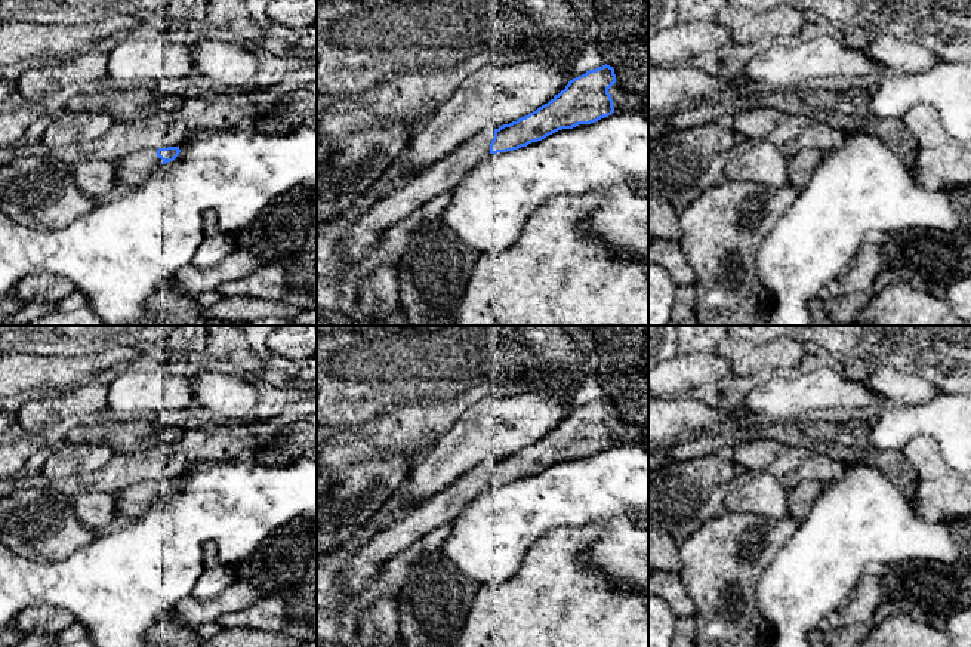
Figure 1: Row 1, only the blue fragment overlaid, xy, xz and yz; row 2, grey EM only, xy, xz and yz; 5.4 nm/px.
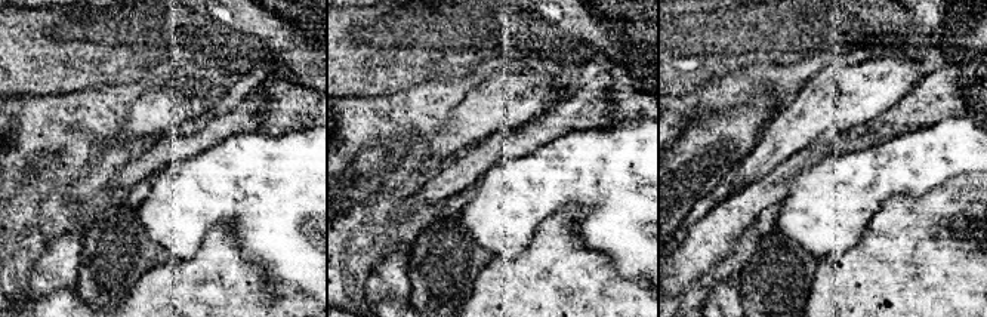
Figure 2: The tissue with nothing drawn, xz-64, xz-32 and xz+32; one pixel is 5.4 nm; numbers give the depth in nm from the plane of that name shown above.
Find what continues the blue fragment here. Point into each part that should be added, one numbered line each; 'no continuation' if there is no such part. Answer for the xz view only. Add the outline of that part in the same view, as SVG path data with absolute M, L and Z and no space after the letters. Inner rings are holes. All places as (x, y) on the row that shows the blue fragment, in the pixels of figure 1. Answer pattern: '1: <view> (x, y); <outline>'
1: xz (367, 233); M494 129L474 135L374 204L354 224L351 238L337 256L337 271L346 274L355 265L361 265L382 244L386 229L432 198L450 191L468 169L490 155L493 138Z

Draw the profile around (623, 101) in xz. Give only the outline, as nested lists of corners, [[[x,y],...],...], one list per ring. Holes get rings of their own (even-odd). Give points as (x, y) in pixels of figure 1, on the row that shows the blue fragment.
[[[616,83],[608,89],[608,93],[611,95],[613,99],[613,107],[614,107],[613,114],[619,114],[619,113],[647,114],[648,113],[648,102],[642,95],[628,92]]]

